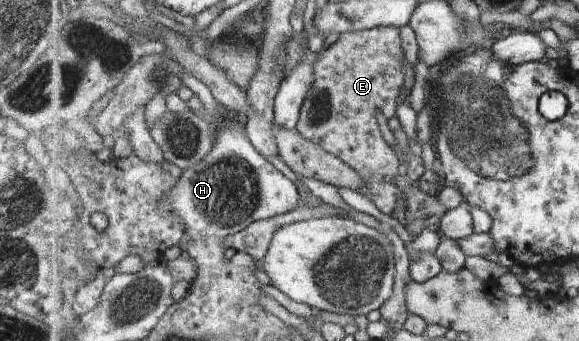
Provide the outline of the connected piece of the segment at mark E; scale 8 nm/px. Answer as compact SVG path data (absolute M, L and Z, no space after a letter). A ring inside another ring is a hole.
M384 26L340 35L337 42L322 51L313 66L314 83L306 94L295 129L306 139L320 144L328 153L353 167L364 181L364 185L356 191L370 199L382 213L394 213L398 197L403 196L395 182L398 167L401 167L400 160L392 147L384 141L376 113L379 109L387 119L397 115L397 99L404 85L404 48L402 49L400 31L394 26Z

